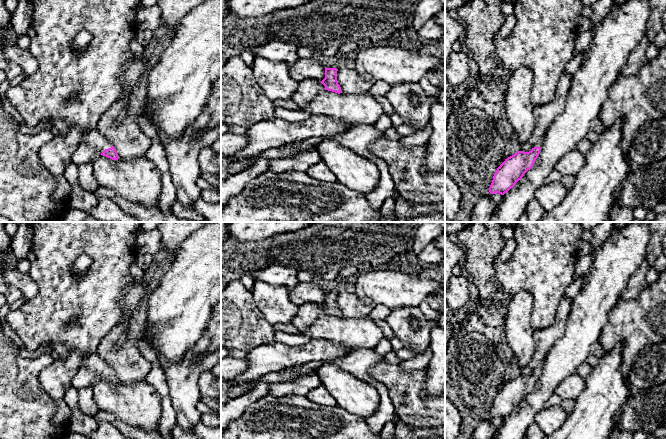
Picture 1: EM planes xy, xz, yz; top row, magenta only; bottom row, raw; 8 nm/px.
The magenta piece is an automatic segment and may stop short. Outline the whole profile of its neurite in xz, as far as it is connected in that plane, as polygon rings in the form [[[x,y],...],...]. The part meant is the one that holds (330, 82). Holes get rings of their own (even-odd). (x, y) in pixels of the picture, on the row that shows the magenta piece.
[[[325,68],[325,78],[322,81],[306,79],[299,82],[297,91],[292,95],[291,99],[301,110],[322,91],[328,90],[338,94],[342,93],[337,81],[337,71],[336,68]]]

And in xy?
[[[97,128],[84,130],[82,140],[72,155],[72,163],[77,166],[92,163],[100,155],[112,160],[119,159],[115,147]]]

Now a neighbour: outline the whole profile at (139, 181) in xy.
[[[100,155],[95,157],[91,164],[98,186],[108,188],[115,192],[117,196],[132,201],[134,204],[160,208],[162,174],[146,156],[136,158],[133,161],[125,161],[121,158],[112,160]]]

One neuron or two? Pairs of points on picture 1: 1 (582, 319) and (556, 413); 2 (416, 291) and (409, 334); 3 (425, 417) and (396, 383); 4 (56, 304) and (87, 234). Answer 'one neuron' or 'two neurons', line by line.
1: two neurons
2: two neurons
3: one neuron
4: one neuron

